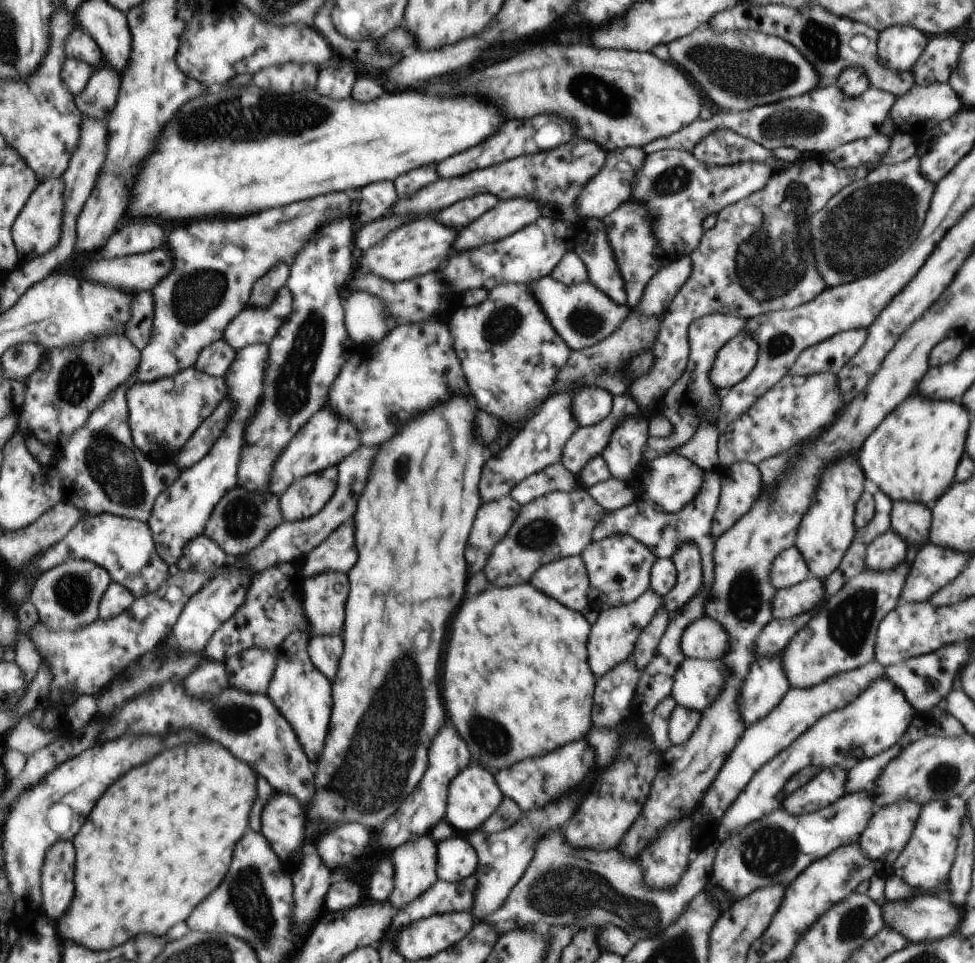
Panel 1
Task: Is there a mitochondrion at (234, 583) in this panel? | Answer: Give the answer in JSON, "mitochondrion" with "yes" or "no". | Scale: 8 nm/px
{"mitochondrion":"no"}

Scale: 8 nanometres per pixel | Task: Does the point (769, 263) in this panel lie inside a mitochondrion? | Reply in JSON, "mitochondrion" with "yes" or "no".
{"mitochondrion":"yes"}

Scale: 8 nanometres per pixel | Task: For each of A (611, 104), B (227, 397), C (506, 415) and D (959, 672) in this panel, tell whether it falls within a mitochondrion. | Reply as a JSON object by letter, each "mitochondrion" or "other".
{"A":"mitochondrion","B":"other","C":"other","D":"other"}

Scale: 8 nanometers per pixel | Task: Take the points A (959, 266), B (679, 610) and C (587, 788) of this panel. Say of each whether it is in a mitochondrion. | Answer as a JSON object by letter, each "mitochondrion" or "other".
{"A":"other","B":"other","C":"other"}

